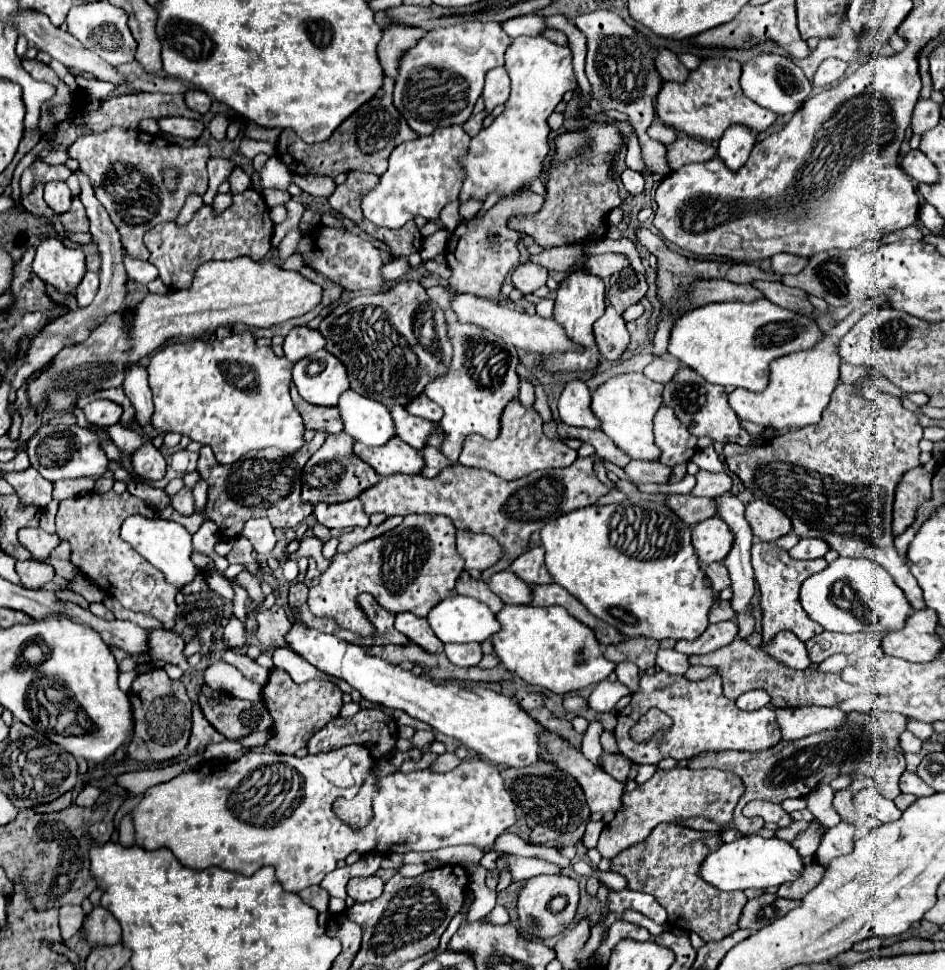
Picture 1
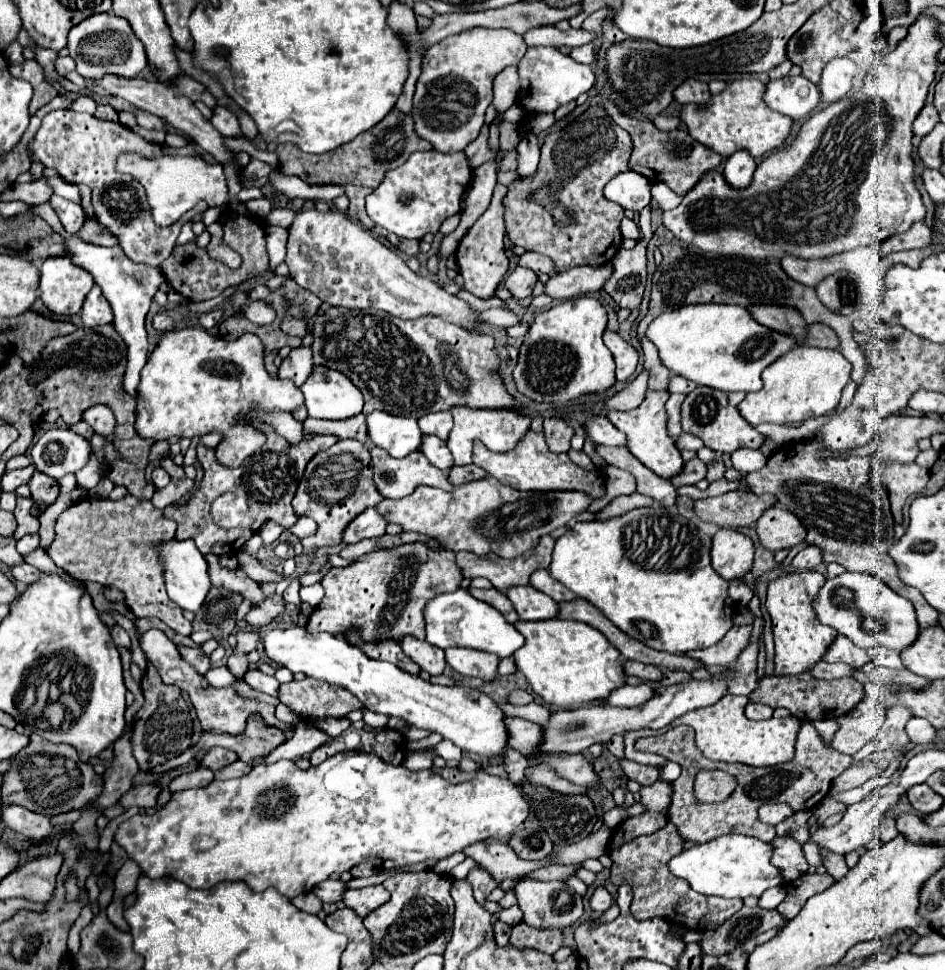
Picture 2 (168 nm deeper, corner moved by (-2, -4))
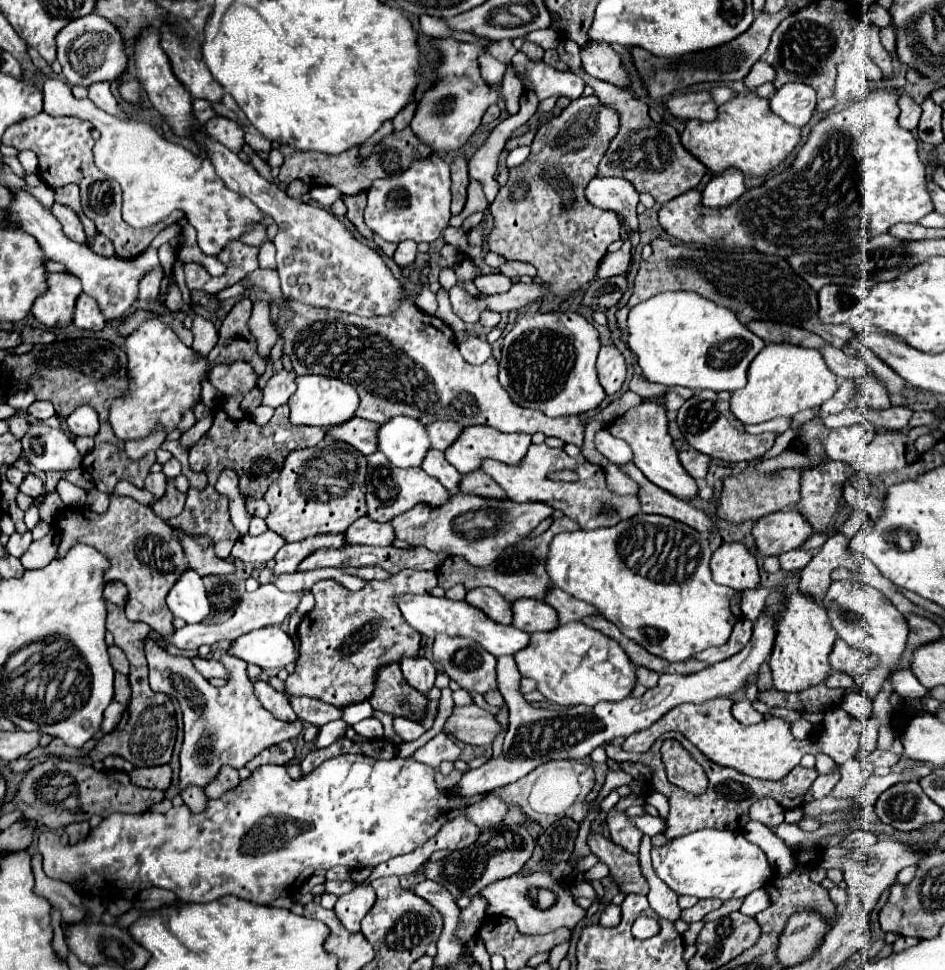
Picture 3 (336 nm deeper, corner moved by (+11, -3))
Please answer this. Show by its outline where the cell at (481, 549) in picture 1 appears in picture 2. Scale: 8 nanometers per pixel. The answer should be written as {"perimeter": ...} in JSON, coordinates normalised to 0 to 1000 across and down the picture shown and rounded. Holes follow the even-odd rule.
{"perimeter":[[[578,552],[563,568],[557,568],[546,576],[533,576],[523,570],[508,574],[497,568],[485,568],[483,578],[491,595],[495,597],[514,595],[521,599],[525,607],[538,607],[544,603],[559,603],[559,595],[563,589],[571,585],[580,587],[584,564],[586,564],[586,556]]]}

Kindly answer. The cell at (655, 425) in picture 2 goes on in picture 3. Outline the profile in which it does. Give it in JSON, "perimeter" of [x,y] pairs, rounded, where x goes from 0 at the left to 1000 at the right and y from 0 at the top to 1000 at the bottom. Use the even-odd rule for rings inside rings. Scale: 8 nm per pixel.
{"perimeter":[[[680,414],[672,421],[668,421],[659,431],[649,435],[642,441],[649,449],[661,454],[670,468],[672,468],[672,480],[697,503],[706,505],[708,509],[721,513],[721,515],[731,515],[738,511],[738,497],[727,489],[727,485],[721,480],[716,464],[712,460],[712,452],[706,445],[706,429],[704,423],[693,416],[693,414]],[[663,437],[663,439],[661,439]]]}

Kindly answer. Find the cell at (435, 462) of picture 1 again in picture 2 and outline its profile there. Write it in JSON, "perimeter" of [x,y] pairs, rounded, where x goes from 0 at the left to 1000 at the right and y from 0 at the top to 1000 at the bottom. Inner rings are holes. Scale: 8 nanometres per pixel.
{"perimeter":[[[497,477],[497,479],[478,479],[474,484],[474,496],[480,498],[480,500],[489,500],[489,498],[510,494],[510,492],[514,492],[514,488],[508,481],[504,481],[502,477]]]}

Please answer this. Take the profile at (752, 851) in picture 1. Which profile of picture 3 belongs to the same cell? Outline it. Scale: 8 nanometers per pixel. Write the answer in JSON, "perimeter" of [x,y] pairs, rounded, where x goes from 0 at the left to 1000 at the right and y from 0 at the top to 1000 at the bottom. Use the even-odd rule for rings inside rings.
{"perimeter":[[[738,856],[708,866],[704,872],[691,872],[691,895],[695,903],[716,922],[729,922],[738,926],[788,926],[797,918],[803,918],[816,905],[816,893],[810,878],[788,866],[782,858],[771,856]]]}

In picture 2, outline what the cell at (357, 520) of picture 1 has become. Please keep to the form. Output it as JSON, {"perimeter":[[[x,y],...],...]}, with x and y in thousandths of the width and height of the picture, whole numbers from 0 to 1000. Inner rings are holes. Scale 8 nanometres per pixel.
{"perimeter":[[[387,525],[383,527],[379,533],[375,533],[362,549],[362,558],[364,560],[377,560],[379,556],[387,556],[387,554],[402,554],[406,552],[408,545],[408,535],[404,535],[400,531],[398,525]]]}

